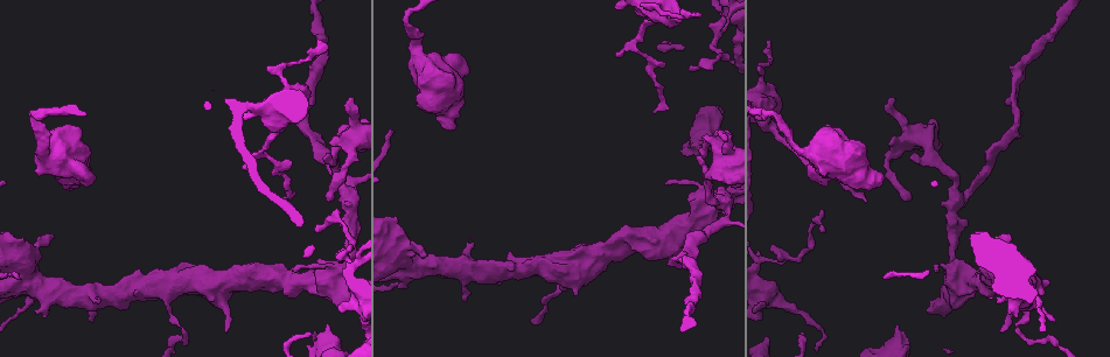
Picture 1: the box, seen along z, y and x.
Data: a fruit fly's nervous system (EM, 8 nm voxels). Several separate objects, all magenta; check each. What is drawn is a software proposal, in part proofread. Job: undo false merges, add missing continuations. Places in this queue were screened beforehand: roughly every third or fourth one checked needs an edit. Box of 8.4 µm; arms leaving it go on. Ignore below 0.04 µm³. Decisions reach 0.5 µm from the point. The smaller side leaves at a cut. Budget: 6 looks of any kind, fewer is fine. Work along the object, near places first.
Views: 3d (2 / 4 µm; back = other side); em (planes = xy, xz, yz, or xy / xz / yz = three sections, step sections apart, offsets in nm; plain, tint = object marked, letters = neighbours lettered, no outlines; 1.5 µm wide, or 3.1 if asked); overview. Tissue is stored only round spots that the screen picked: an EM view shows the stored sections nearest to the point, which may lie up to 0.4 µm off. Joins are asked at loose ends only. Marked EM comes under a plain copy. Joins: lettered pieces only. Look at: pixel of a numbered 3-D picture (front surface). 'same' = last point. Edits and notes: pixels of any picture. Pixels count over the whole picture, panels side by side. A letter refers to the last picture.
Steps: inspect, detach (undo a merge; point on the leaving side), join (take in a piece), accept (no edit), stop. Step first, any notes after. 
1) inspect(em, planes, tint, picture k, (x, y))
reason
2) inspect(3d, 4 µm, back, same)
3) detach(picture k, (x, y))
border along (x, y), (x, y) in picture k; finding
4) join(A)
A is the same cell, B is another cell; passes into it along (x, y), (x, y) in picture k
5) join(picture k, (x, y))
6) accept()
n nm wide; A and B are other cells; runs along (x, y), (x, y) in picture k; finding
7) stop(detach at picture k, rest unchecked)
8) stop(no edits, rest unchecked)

inspect(em, yz, step 4, letters, picture 1, (45, 139))
calibre changes

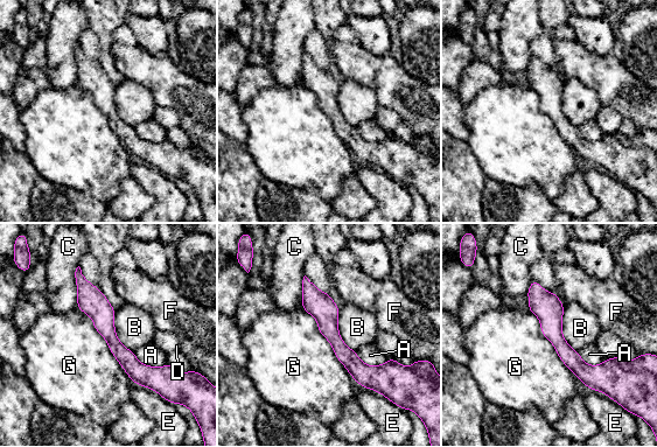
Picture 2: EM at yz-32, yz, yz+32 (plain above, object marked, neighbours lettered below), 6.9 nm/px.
inspect(em, planes, letters, same)
cut it another way

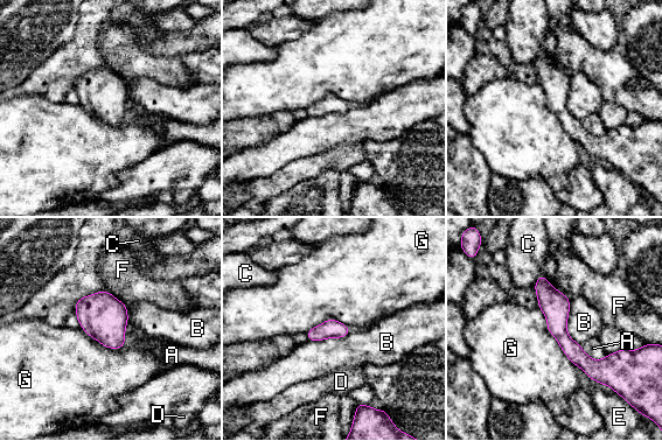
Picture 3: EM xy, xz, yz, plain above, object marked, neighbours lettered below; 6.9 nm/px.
accept()
A, B, C, D, E, F and G are other cells; runs along (541, 279), (562, 337), (589, 365), (624, 354) in picture 3; continuous, no second neuron

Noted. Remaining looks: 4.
inspect(em, planes, letters, picture 1, (724, 131))
branch stops here

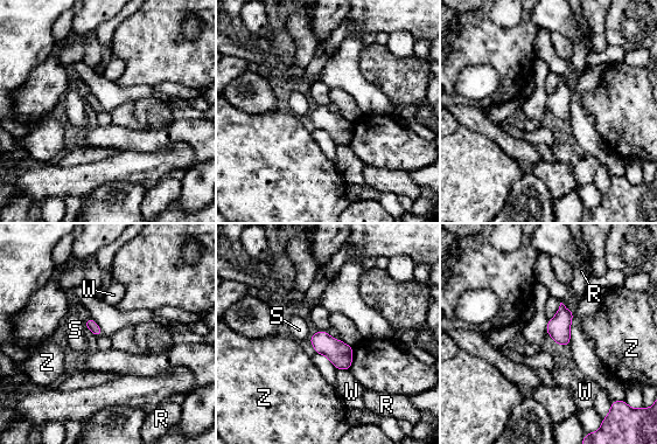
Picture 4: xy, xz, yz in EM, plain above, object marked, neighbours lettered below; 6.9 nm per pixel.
accept()
R, S, W and Z are other cells; border along (83, 321), (85, 326) in picture 4; no lettered piece goes on from it

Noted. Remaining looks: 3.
inspect(em, xz, step 4, letters, picture 1, (997, 302))
thick end

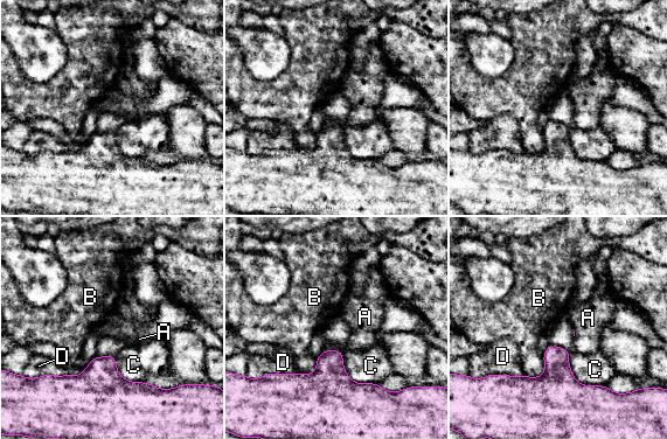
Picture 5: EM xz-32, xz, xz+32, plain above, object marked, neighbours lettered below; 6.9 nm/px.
accept()
A, B, C and D are other cells; border along (543, 353), (543, 373), (526, 376) in picture 5; no lettered piece goes on from it

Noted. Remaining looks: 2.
stop(no edits, rest unchecked)

